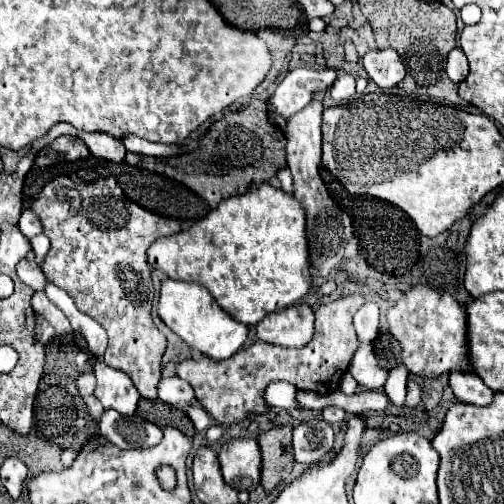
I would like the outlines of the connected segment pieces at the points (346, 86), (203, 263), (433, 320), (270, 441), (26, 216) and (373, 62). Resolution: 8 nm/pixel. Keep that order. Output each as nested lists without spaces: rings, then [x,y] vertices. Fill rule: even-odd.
[[[342,74],[336,82],[334,82],[334,86],[330,88],[330,96],[332,96],[332,100],[336,102],[336,104],[344,104],[344,102],[348,102],[354,94],[356,94],[356,90],[354,90],[354,76],[350,76],[350,74]]]
[[[258,184],[246,194],[230,196],[218,204],[208,216],[198,220],[188,230],[178,234],[156,238],[148,252],[148,264],[154,270],[162,270],[172,280],[196,282],[208,288],[214,300],[234,320],[244,324],[258,324],[276,308],[286,308],[310,292],[310,264],[306,246],[306,212],[298,206],[298,200],[274,188],[270,184]]]
[[[412,286],[388,310],[388,330],[402,344],[402,364],[414,374],[424,378],[438,378],[446,372],[460,370],[472,372],[468,358],[468,330],[466,310],[448,292],[436,292],[428,286]]]
[[[292,424],[276,426],[258,436],[262,450],[262,488],[272,494],[274,488],[292,472],[294,452],[292,452]]]
[[[24,210],[24,212],[22,212],[18,221],[18,227],[22,230],[22,234],[24,234],[28,240],[30,240],[30,238],[34,238],[36,234],[40,234],[40,232],[42,232],[40,218],[38,218],[32,210]],[[34,226],[36,226],[36,230],[30,230],[30,228],[34,228]]]
[[[386,48],[386,50],[368,50],[364,56],[364,68],[368,76],[382,88],[390,90],[398,86],[406,74],[404,64],[400,62],[396,50]]]

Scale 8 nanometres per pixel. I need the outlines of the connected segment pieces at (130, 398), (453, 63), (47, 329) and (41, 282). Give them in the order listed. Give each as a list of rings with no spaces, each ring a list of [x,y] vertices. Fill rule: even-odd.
[[[102,362],[94,364],[94,374],[98,380],[94,396],[102,402],[104,408],[114,408],[124,416],[132,416],[136,412],[140,394],[130,380],[128,374],[122,370],[114,370]]]
[[[458,46],[448,54],[448,76],[454,82],[462,82],[468,76],[468,60]]]
[[[36,316],[36,338],[42,342],[42,344],[46,344],[50,338],[54,338],[54,328],[42,318],[42,316]]]
[[[20,262],[16,266],[16,272],[22,278],[22,282],[26,282],[30,288],[34,288],[34,290],[46,288],[46,278],[42,276],[42,270],[38,268],[36,262]]]

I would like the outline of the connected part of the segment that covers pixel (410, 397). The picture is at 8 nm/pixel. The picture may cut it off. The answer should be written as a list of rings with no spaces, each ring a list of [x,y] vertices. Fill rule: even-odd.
[[[412,379],[407,380],[407,393],[405,404],[408,408],[413,409],[421,402],[422,388]]]

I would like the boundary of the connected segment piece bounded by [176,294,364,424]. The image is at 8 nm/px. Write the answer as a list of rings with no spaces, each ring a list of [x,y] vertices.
[[[346,296],[334,302],[322,304],[316,310],[316,332],[312,340],[302,348],[282,348],[268,342],[254,342],[248,348],[238,350],[234,358],[226,362],[214,362],[212,358],[190,358],[176,366],[176,376],[186,380],[196,394],[196,400],[208,410],[220,424],[232,424],[244,420],[252,412],[264,412],[268,404],[262,394],[274,380],[286,380],[298,390],[332,392],[340,386],[340,378],[350,366],[350,360],[358,348],[358,336],[352,326],[354,312],[364,304],[364,296]]]

